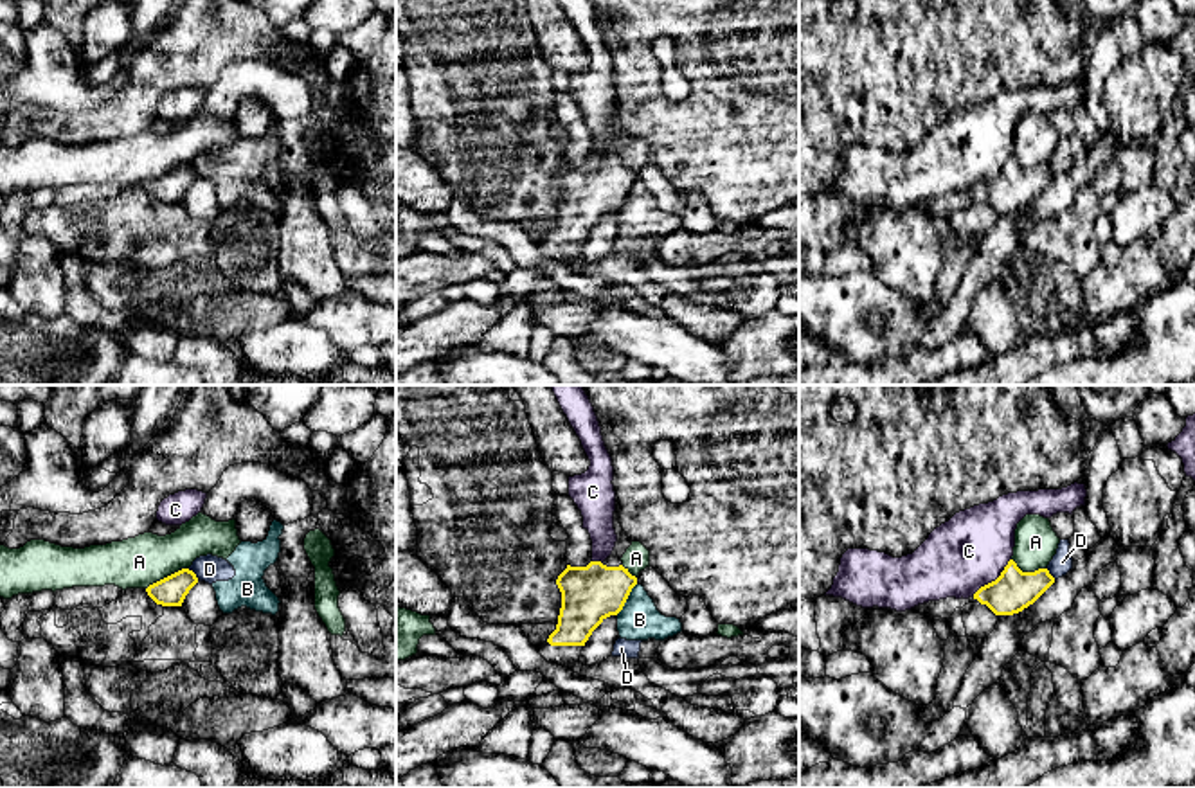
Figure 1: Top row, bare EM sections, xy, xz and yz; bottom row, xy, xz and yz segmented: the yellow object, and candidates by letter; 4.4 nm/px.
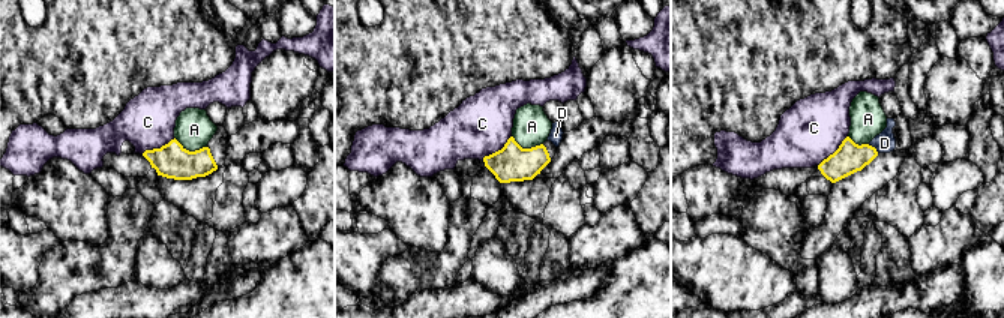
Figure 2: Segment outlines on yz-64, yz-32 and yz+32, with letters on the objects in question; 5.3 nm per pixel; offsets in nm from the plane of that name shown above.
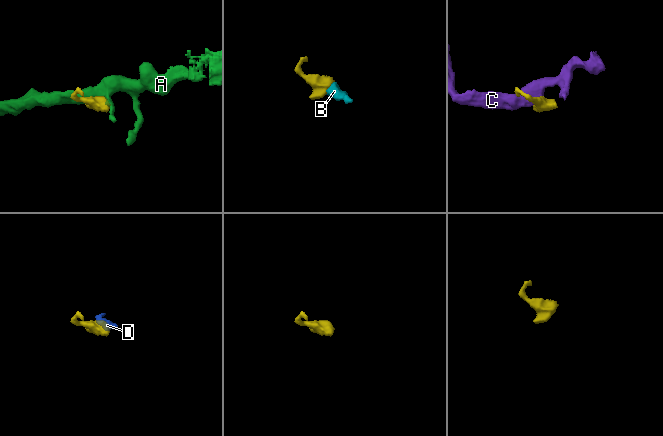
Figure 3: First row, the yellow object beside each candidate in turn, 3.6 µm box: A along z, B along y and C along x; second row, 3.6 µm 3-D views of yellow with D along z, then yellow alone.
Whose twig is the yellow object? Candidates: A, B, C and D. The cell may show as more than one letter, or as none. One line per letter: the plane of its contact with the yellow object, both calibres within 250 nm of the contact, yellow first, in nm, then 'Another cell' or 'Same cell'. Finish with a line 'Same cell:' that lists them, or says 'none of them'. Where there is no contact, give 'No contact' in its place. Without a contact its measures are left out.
A: Touches yellow in yz. Thickness 190 nm (yellow) against 190 nm. Another cell
B: Touches yellow in xz. Thickness 260 nm (yellow) against 190 nm. Another cell
C: Touches yellow in yz. Thickness 190 nm (yellow) against 340 nm. Another cell
D: Touches yellow in xy. Thickness 140 nm (yellow) against 120 nm. Another cell
Same cell: none of them

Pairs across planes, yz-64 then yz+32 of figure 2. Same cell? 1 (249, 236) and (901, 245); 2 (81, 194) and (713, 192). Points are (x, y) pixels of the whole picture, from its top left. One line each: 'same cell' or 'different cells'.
1: different cells
2: different cells

